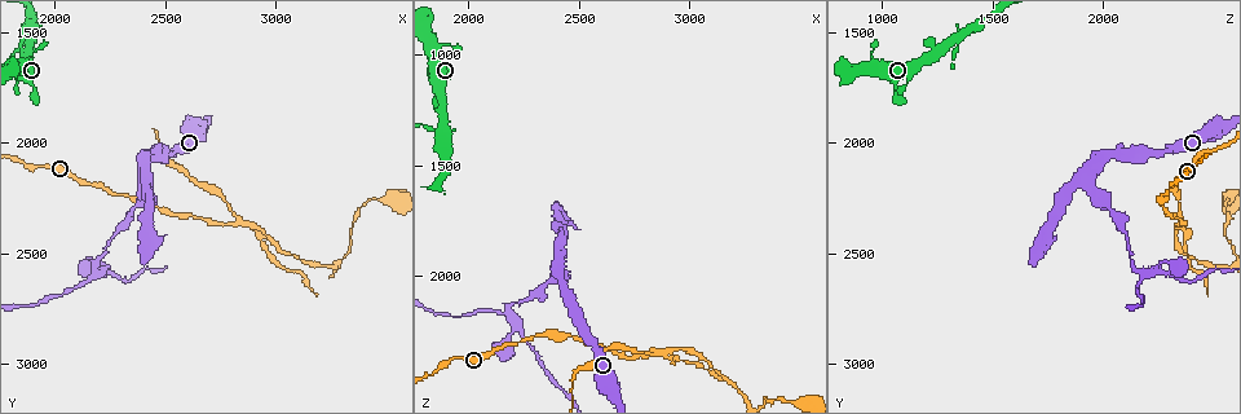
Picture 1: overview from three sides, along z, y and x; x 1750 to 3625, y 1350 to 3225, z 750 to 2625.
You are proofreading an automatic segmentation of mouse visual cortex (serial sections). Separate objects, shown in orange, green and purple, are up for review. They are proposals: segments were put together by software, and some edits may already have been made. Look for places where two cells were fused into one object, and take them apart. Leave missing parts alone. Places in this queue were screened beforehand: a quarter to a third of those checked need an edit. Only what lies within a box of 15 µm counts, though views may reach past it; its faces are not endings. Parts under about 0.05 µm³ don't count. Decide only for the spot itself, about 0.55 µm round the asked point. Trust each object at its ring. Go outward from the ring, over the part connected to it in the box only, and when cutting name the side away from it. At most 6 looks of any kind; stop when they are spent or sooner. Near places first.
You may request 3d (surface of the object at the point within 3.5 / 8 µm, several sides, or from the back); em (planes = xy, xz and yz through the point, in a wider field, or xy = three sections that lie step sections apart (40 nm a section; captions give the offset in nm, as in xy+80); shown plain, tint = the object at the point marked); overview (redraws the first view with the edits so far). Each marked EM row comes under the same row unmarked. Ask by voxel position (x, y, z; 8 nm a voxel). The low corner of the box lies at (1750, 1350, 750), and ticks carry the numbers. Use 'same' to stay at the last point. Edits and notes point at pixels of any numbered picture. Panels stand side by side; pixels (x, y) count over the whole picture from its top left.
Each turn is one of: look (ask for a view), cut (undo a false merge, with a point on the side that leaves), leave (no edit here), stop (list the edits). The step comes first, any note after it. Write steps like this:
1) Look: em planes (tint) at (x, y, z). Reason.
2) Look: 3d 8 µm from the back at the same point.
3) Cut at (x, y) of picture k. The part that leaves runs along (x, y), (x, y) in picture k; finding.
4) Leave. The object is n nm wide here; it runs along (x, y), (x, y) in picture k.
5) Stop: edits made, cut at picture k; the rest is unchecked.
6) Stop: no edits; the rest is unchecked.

Look: 3d 8 µm at (1880, 1530, 1330). Three arms meet.

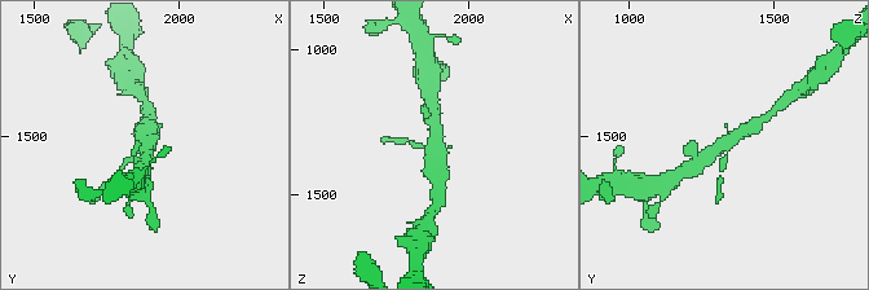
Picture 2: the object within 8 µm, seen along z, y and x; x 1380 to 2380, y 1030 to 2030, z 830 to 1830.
Look: 3d 3.5 µm from the back at (1890, 1520, 1320).

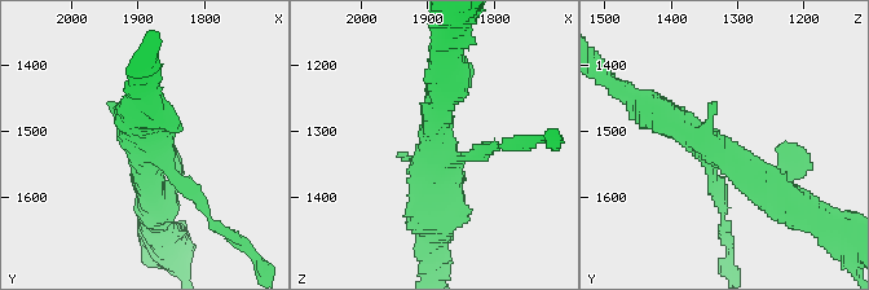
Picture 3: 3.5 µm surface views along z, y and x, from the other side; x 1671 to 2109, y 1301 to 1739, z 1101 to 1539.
Look: em xy step 1 (tint) at (1880, 1530, 1330).

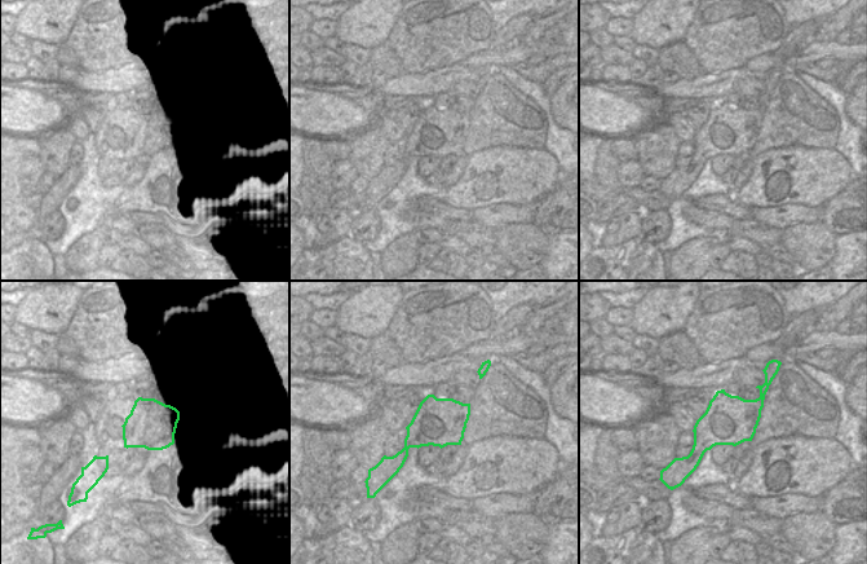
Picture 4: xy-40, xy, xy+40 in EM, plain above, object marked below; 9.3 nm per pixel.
Leave. It runs along (779, 201), (713, 145), (645, 105) in picture 3; all the same cell.

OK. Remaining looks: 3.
Look: 3d 3.5 µm at (2810, 2360, 2350). Three-way junction.

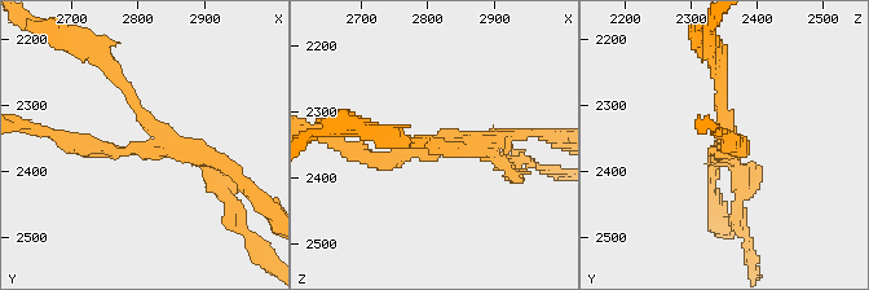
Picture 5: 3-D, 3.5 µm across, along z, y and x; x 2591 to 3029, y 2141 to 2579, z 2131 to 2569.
Look: em xy step 3 (tint) at (2820, 2370, 2350). 3 arms meet here; the arms are 150, 200, 250 nm wide; shape alone is not enough.

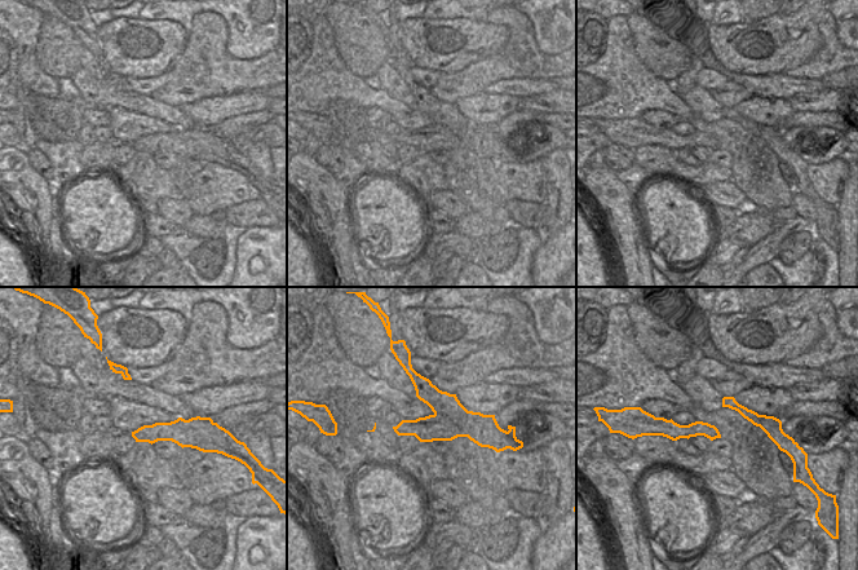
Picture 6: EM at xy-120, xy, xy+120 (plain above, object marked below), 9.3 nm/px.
Cut at (735, 206) of picture 5. A border runs along (434, 412), (496, 427) in picture 6; two cells meet here.

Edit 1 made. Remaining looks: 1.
Stop: edits made, cut at picture 5; the rest is unchecked.

